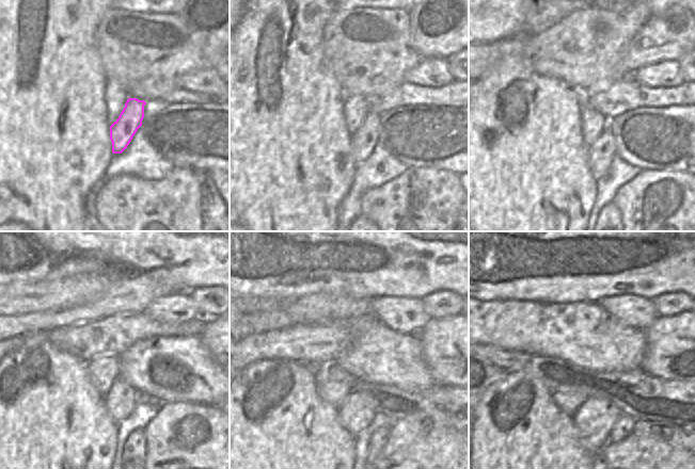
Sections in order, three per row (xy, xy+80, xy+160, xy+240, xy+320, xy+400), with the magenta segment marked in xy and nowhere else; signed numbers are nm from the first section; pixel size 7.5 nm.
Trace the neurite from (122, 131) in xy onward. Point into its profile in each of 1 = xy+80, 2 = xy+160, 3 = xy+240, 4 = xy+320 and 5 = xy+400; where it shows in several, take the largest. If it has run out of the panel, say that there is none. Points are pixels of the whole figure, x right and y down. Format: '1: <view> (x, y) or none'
1: xy+80 (363, 141)
2: xy+160 (600, 154)
3: xy+240 (120, 401)
4: xy+320 (358, 411)
5: xy+400 (594, 420)

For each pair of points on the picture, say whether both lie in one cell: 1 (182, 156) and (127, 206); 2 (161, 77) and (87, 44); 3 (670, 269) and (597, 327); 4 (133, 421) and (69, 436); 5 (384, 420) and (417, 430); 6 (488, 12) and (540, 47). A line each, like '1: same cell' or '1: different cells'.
1: different cells
2: different cells
3: different cells
4: different cells
5: different cells
6: different cells

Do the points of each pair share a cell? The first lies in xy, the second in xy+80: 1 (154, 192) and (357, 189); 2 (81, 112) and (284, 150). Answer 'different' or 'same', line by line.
1: different
2: same

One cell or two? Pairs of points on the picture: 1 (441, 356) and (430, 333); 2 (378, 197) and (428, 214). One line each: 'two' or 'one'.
1: one
2: one

